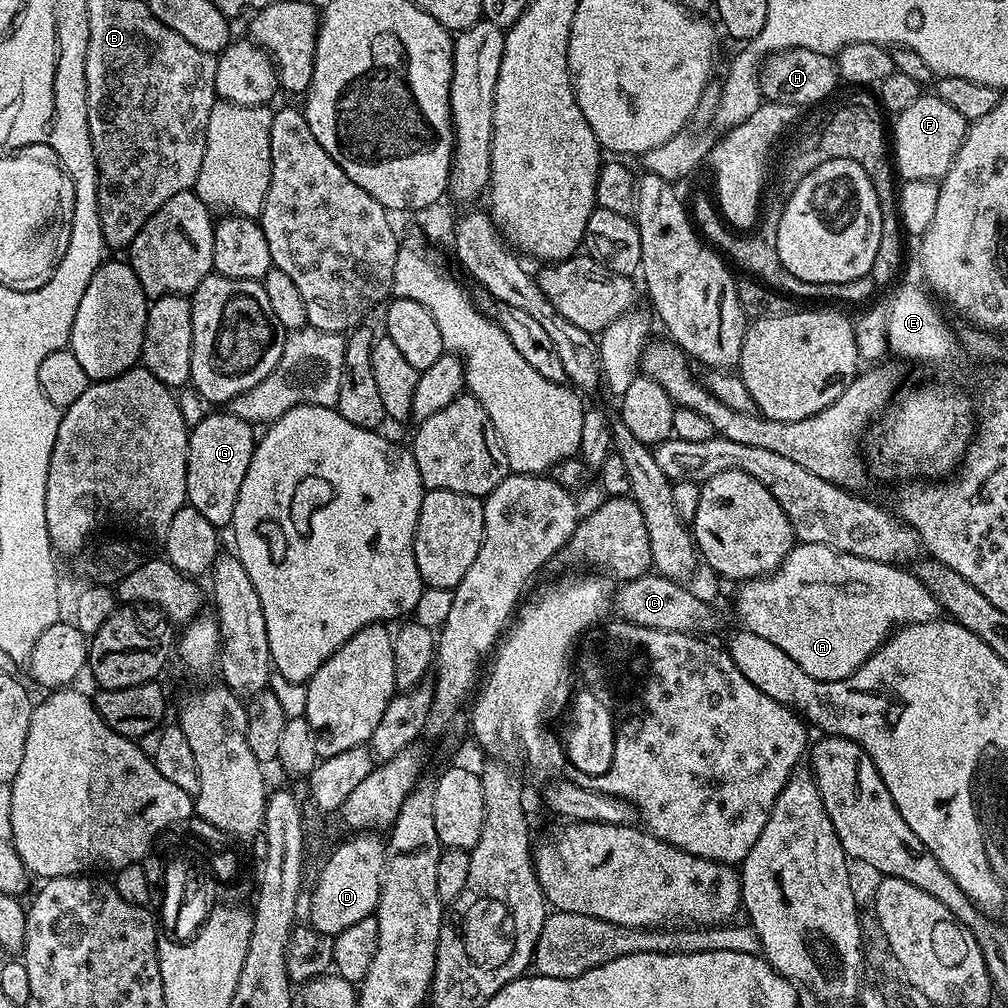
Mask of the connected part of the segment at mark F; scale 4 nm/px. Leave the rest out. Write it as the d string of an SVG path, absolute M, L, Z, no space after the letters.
M922 94L917 100L910 102L906 110L895 113L894 120L896 120L896 125L893 128L891 125L890 128L890 148L894 153L894 168L899 179L901 181L930 180L933 182L943 180L945 174L948 173L948 167L954 162L962 146L965 134L968 133L969 121L964 120L962 114L954 110L954 106L942 102L942 98L935 94L929 94L929 96Z

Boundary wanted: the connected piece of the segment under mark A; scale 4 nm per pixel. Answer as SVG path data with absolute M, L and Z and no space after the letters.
M797 543L788 551L788 557L783 560L775 572L769 572L767 576L756 576L752 580L745 580L739 585L736 592L736 612L740 615L740 620L747 631L753 632L759 638L764 638L767 642L772 642L778 649L784 651L790 656L808 674L815 680L844 680L850 674L854 674L858 669L868 661L884 641L896 631L897 628L906 624L917 624L927 620L935 620L941 615L942 609L940 603L922 586L922 582L911 572L903 572L903 567L894 564L883 564L882 562L870 562L866 558L858 558L854 554L846 554L834 550L830 546L821 544L802 544Z

